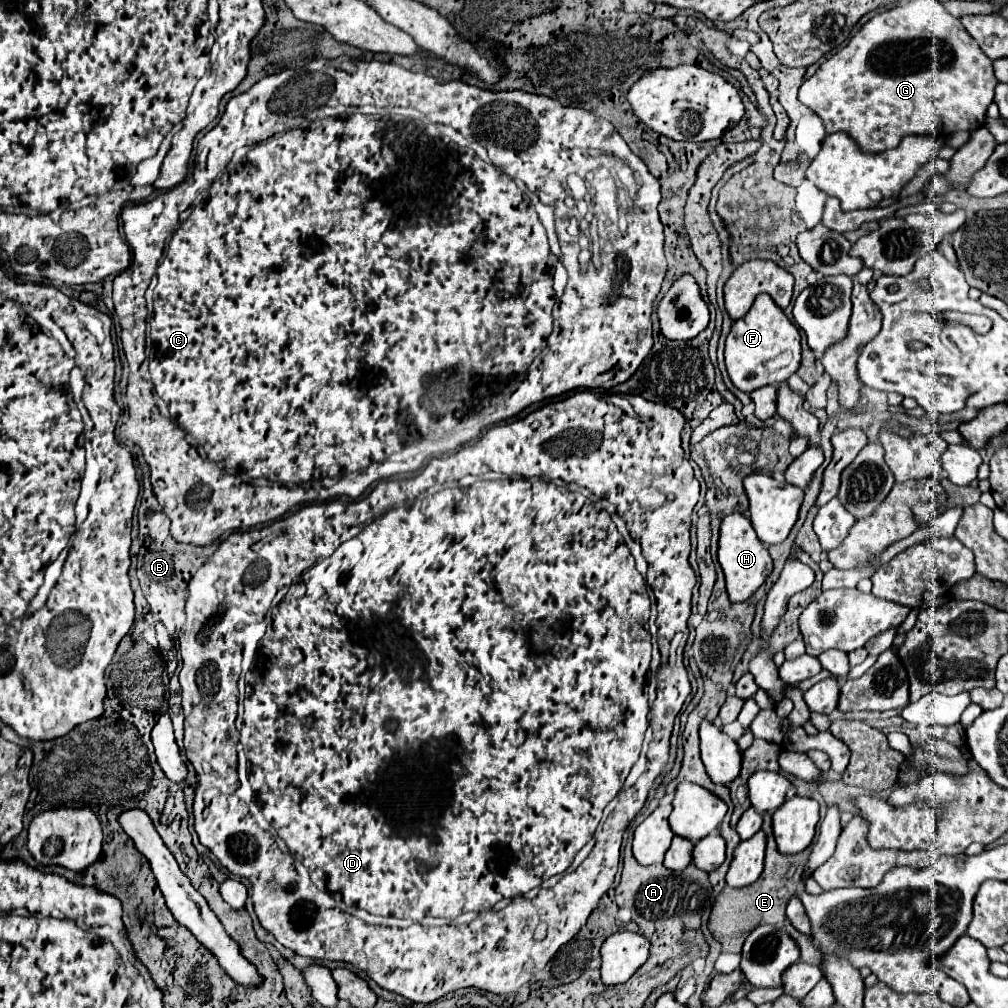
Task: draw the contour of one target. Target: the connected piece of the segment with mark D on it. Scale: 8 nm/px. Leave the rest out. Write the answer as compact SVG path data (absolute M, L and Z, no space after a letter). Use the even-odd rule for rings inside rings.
M578 391L578 393L574 393L574 395L570 395L570 397L568 397L568 399L564 399L564 401L554 401L554 403L548 403L548 405L544 405L544 407L542 407L542 409L538 409L538 411L534 411L534 413L530 413L530 415L526 415L526 417L524 417L524 419L518 419L518 421L514 421L514 423L506 423L506 425L494 425L494 427L490 427L490 429L488 429L488 431L486 431L486 433L484 433L484 435L482 435L482 437L480 437L480 439L478 439L478 441L476 441L476 443L472 443L472 445L468 445L468 447L464 447L464 448L463 448L463 449L461 449L461 450L460 450L460 451L458 451L458 452L457 452L457 453L456 453L456 454L455 454L455 455L453 455L453 456L451 456L451 457L441 457L441 456L442 456L442 455L436 455L436 457L432 457L432 455L430 455L430 457L428 457L428 459L426 459L426 462L427 462L427 461L428 461L428 460L430 460L430 459L433 459L433 458L436 458L436 459L433 459L433 460L432 460L432 461L431 461L431 462L430 462L430 463L429 463L429 464L428 464L428 465L427 465L427 467L426 467L426 468L425 468L425 469L424 469L424 470L423 470L423 472L422 472L422 473L421 473L421 474L420 474L420 475L419 475L419 476L417 476L417 477L415 477L415 478L412 478L412 479L409 479L409 480L407 480L407 481L405 481L405 482L404 482L404 479L406 479L406 478L409 478L409 477L411 477L411 476L412 476L412 477L413 477L413 476L415 476L415 475L417 475L417 474L418 474L418 471L412 471L412 473L398 473L398 475L392 475L392 477L388 477L388 479L381 479L381 480L380 480L380 481L379 481L379 482L378 482L378 484L377 484L377 485L376 485L376 487L375 487L375 488L374 488L374 489L373 489L373 490L372 490L372 492L371 492L371 493L370 493L370 494L369 494L369 495L368 495L368 496L367 496L367 497L366 497L366 498L364 498L364 499L363 499L363 500L360 500L360 501L359 501L359 502L351 502L351 503L349 503L349 504L348 504L348 503L346 503L346 509L342 509L342 505L340 505L340 503L338 503L338 501L336 501L336 503L330 503L330 505L334 505L334 509L330 509L330 513L338 513L338 516L337 516L337 517L336 517L336 516L333 516L333 517L332 517L332 518L327 518L327 517L325 517L325 520L324 520L324 522L308 522L308 513L306 513L306 509L308 509L308 507L302 507L302 509L298 509L298 511L296 511L296 513L292 513L292 515L288 515L288 517L284 517L284 519L280 519L280 521L278 521L278 523L284 523L284 527L282 527L282 531L274 531L274 537L270 537L270 541L266 541L266 527L264 527L264 529L254 529L254 531L246 531L246 533L232 533L232 535L228 535L228 537L226 537L226 541L222 541L222 545L220 545L220 547L218 547L218 549L216 549L216 551L214 551L214 555L212 555L212 557L210 557L210 559L208 559L208 561L206 561L206 563L204 563L204 565L202 565L202 567L200 567L200 569L198 569L198 571L196 571L196 575L194 575L194 577L192 577L192 579L190 579L190 585L188 585L188 599L186 599L186 623L184 623L184 627L182 627L182 629L180 629L180 633L178 633L178 643L180 643L180 654L181 654L181 656L182 656L182 659L184 659L184 667L182 667L182 671L180 671L180 687L182 687L182 711L184 711L184 715L186 715L186 719L184 719L184 749L186 749L186 755L188 755L188 759L190 759L190 763L192 763L192 765L194 765L194 769L196 769L196 779L198 779L198 783L196 783L196 789L194 789L194 829L196 829L196 833L198 833L198 839L200 839L200 843L202 843L202 845L204 845L204 847L206 847L206 849L210 849L210 851L212 851L212 853L214 853L214 857L216 857L216 859L218 859L218 861L220 861L220 863L222 863L222 867L226 867L226 869L228 869L228 871L230 871L230 873L232 873L232 875L236 875L236 877L244 877L244 879L248 879L248 883L250 883L250 897L252 897L252 903L254 903L254 911L256 911L256 915L258 915L258 919L260 919L260 923L262 923L262 927L264 927L264 929L266 929L266 931L270 931L270 933L272 933L272 935L274 935L274 937L276 937L276 941L278 941L278 943L282 943L282 945L284 945L284 947L286 947L286 949L292 949L292 951L294 951L294 953L298 953L298 955L304 955L304 957L312 957L312 959L330 959L330 961L344 961L344 963L350 963L350 965L354 965L354 967L358 967L358 969L362 969L362 971L366 971L366 973L368 973L368 975L370 975L370 979L374 979L374 981L376 981L376 983L378 983L378 985L380 985L380 987L382 987L382 989L388 989L388 991L392 991L392 993L398 993L398 995L402 995L402 997L406 997L406 999L410 999L410 1001L414 1001L414 1003L424 1003L424 1005L426 1005L426 1003L432 1003L432 1001L436 1001L436 999L440 999L440 997L444 997L444 995L448 995L448 993L452 993L452 991L456 991L456 989L464 989L464 987L476 987L476 989L480 989L480 991L490 991L490 993L496 993L496 995L510 995L510 993L516 993L516 991L518 991L518 989L520 989L520 987L522 987L522 985L524 985L524 983L528 983L528 981L530 981L530 979L532 979L532 977L534 977L534 973L538 973L538 971L542 971L542 969L544 969L544 967L546 967L546 963L548 963L548 961L550 961L550 959L552 959L552 957L554 957L554 953L556 953L556 951L558 951L558 949L560 949L560 947L562 947L562 945L564 945L564 943L568 943L568 941L570 941L570 939L572 939L572 937L574 937L574 935L576 935L576 933L578 933L578 931L580 931L580 927L582 927L582 925L584 925L584 923L586 923L586 919L588 919L588 915L590 915L590 913L592 913L592 911L594 911L594 909L596 909L596 907L598 907L598 901L600 901L600 899L602 899L602 897L604 897L604 893L606 893L606 891L608 891L608 889L610 889L610 885L612 885L612 883L614 883L614 875L616 875L616 871L618 871L618 861L620 861L620 845L622 845L622 835L624 835L624 831L626 831L626 827L628 827L628 823L630 823L630 821L632 821L632 819L634 819L634 817L636 817L636 813L638 813L638 811L640 811L640 809L642 809L642 807L644 807L644 801L646 801L646 800L647 800L647 797L648 797L648 791L650 791L650 789L652 789L652 785L654 785L654 781L656 781L656 779L658 779L658 775L660 775L660 773L662 773L662 769L664 769L664 768L665 768L665 766L666 766L666 764L667 764L667 763L668 763L668 760L669 760L669 751L670 751L670 737L671 737L671 734L672 734L672 731L673 731L673 726L674 726L674 719L676 719L676 715L678 715L678 713L680 713L680 709L682 709L682 705L684 705L684 701L686 701L686 699L688 699L688 696L689 696L689 695L690 695L690 681L689 681L689 678L688 678L688 673L686 673L686 669L684 669L684 665L682 665L682 651L680 651L680 647L678 647L678 651L674 651L674 653L676 653L676 655L670 655L670 647L672 647L672 639L674 639L674 635L676 635L676 633L684 633L684 635L686 635L686 633L688 633L688 627L686 627L686 621L688 621L688 617L690 617L690 615L691 615L691 608L692 608L692 601L691 601L691 599L692 599L692 589L694 589L694 585L696 585L696 575L694 575L694 571L692 571L692 567L690 567L690 563L688 563L688 553L690 553L690 523L692 523L692 511L694 511L694 507L696 507L696 503L698 503L698 497L700 497L700 485L698 485L698 481L696 481L696 477L694 477L694 471L692 471L692 465L690 465L690 461L688 461L688 459L686 459L686 457L684 457L684 449L682 449L682 447L680 447L680 431L682 431L682 427L684 427L684 423L686 423L686 421L684 421L684 415L682 415L682 413L678 413L678 409L674 409L674 407L668 407L668 405L662 405L662 403L650 403L650 401L646 401L646 399L642 399L642 397L634 397L634 399L632 399L632 397L626 397L626 395L622 395L622 397L620 397L620 395L616 395L616 399L614 399L614 397L612 397L612 395L604 395L604 393L594 393L594 391ZM395 476L401 476L401 477L403 477L403 478L402 478L402 479L401 479L401 480L400 480L400 481L399 481L399 480L397 480L397 481L394 481L394 477L395 477ZM647 568L648 568L648 577L646 577L646 583L648 583L648 585L650 585L650 587L652 587L652 590L651 590L651 589L648 589L648 591L646 591L646 597L644 597L644 579L642 579L642 575L646 575L646 573L647 573ZM230 573L242 573L242 581L240 581L240 583L232 583L232 581L230 581ZM292 581L294 581L294 593L286 593L286 595L284 595L284 599L282 599L282 601L280 601L280 605L278 605L278 607L274 607L274 609L272 609L272 599L274 599L274 597L276 597L276 591L278 591L278 589L280 589L280 587L288 587L288 585L290 585L290 583L292 583ZM270 609L272 609L272 623L270 623L270 625L268 625L268 629L266 629L266 628L267 628L267 623L266 623L266 622L264 622L264 619L266 619L266 616L267 616L267 615L268 615L268 614L269 614L269 612L270 612ZM246 617L254 617L254 621L260 621L260 622L253 622L253 623L251 623L251 624L248 624L248 623L250 623L250 621L246 621ZM240 663L242 663L242 664L241 664L241 669L250 669L250 671L248 671L248 675L246 675L246 699L245 699L245 695L239 695L239 697L238 697L238 677L240 677ZM648 669L650 669L650 673L651 673L651 674L655 674L655 673L656 673L656 672L657 672L657 670L658 670L658 687L656 687L656 686L657 686L657 680L656 680L656 678L652 678L652 679L651 679L651 680L648 680L648 683L646 683L646 675L648 675ZM220 701L230 701L230 713L220 713ZM614 797L616 797L616 801L614 801L614 805L616 805L616 807L614 807L614 809L612 809L612 811L606 811L606 819L602 819L602 823L600 823L600 817L602 817L602 811L604 811L604 807L606 807L606 805L608 805L608 803L610 803L610 801L612 801L612 799L614 799ZM540 885L541 885L541 887L542 887L542 888L551 888L551 887L552 887L552 889L540 889L540 893L538 893L538 895L536 895L536 897L534 897L534 899L528 899L528 897L523 897L523 895L524 895L524 893L528 893L528 891L530 891L530 889L534 889L534 887L540 887ZM502 899L510 899L510 902L511 902L511 900L512 900L512 903L510 903L510 905L506 905L506 907L504 907L504 909L500 909L500 911L494 911L494 906L495 906L495 905L496 905L496 904L497 904L497 903L498 903L498 902L499 902L499 901L502 901Z

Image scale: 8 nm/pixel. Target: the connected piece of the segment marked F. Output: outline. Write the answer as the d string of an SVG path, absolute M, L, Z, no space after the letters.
M758 295L750 311L732 323L732 331L726 337L724 357L728 375L740 391L752 393L766 385L778 385L800 367L800 333L770 295Z

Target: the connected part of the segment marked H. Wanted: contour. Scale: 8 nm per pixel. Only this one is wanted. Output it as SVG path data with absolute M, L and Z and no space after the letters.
M730 513L720 523L720 539L718 539L718 563L726 577L726 591L730 593L730 601L740 603L746 601L772 573L772 557L762 541L756 537L756 531L748 517L742 513Z

